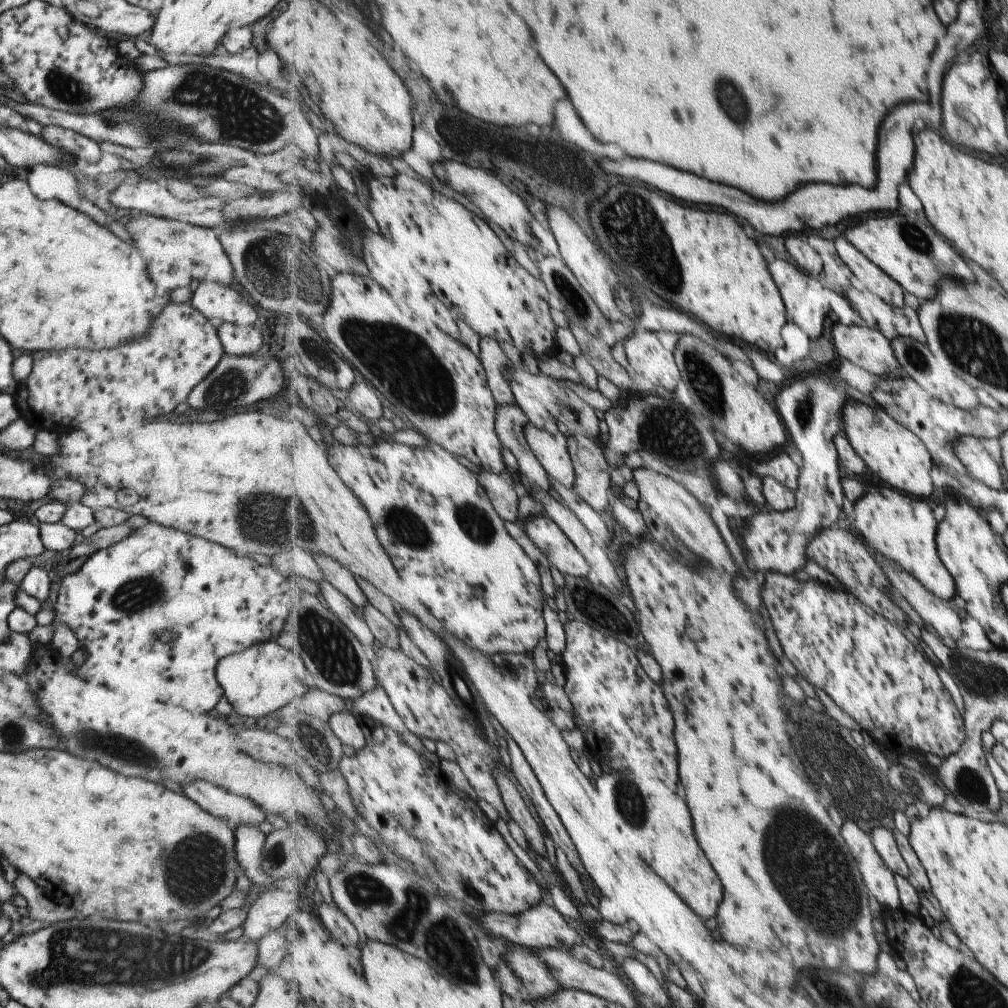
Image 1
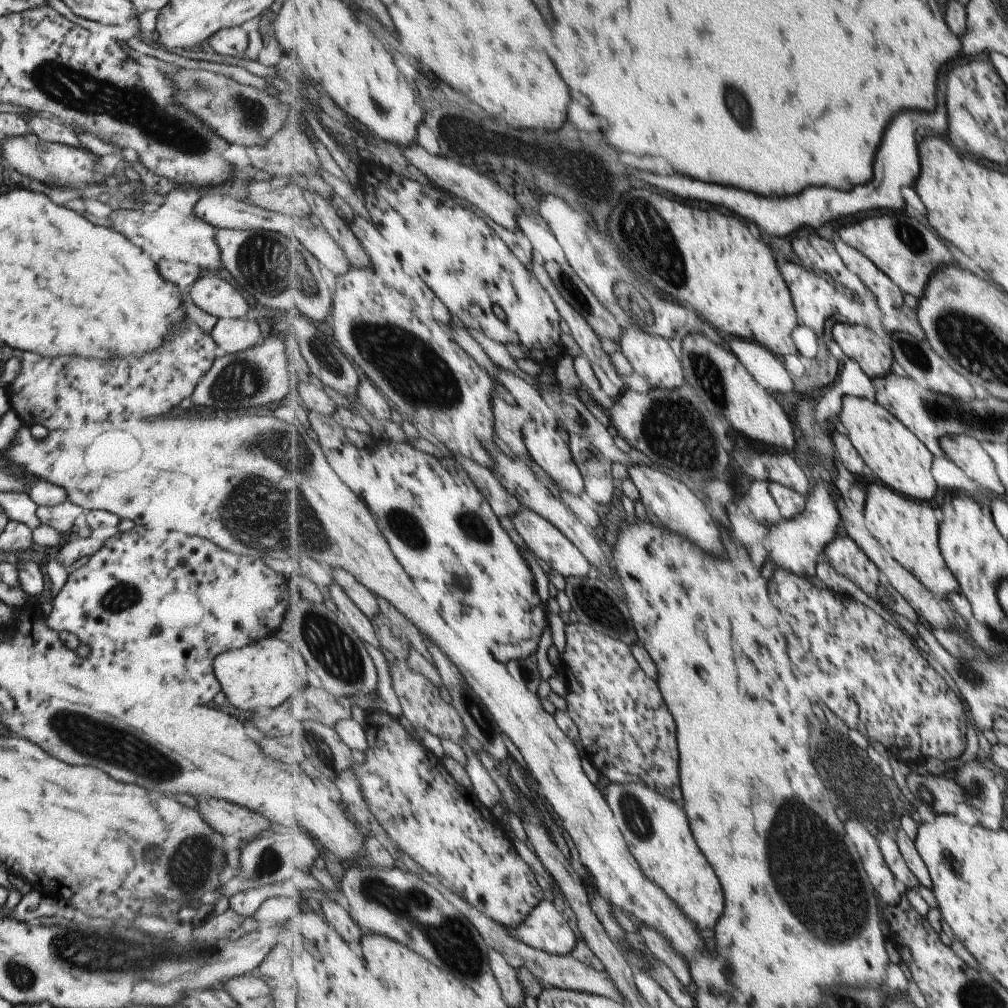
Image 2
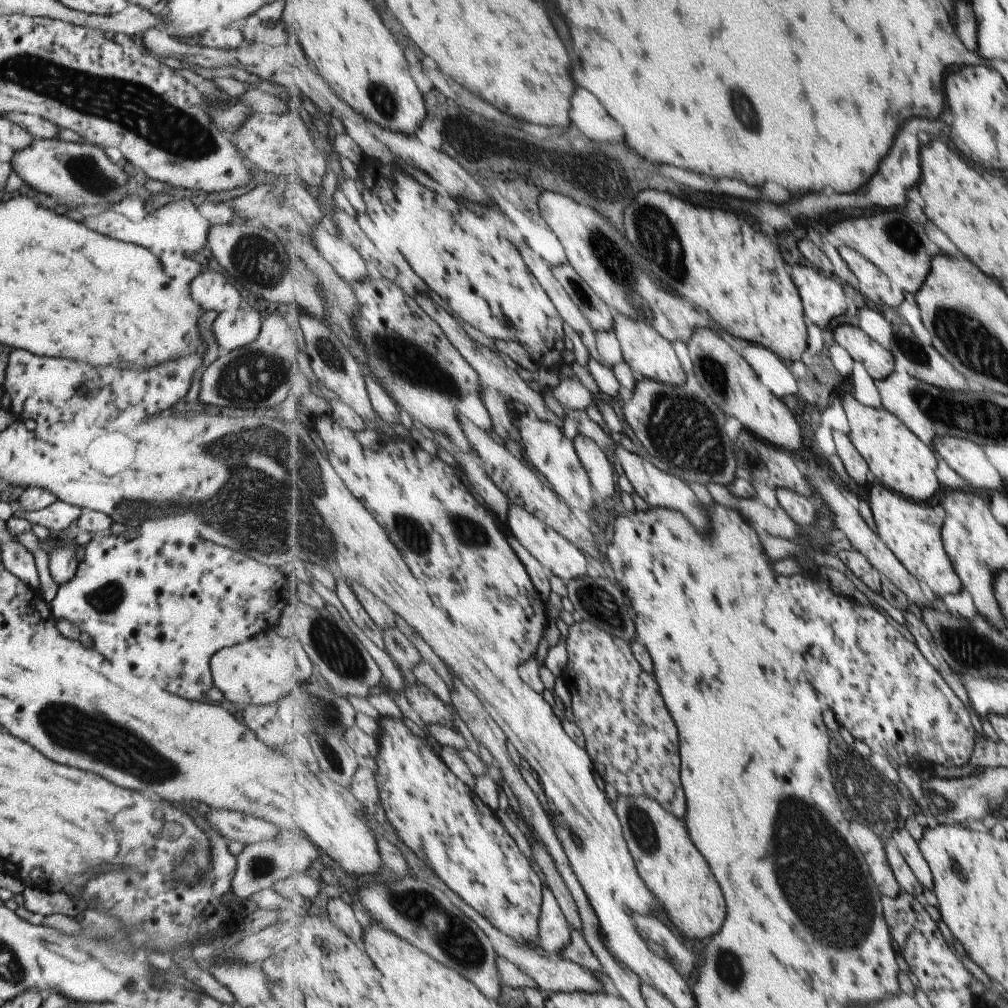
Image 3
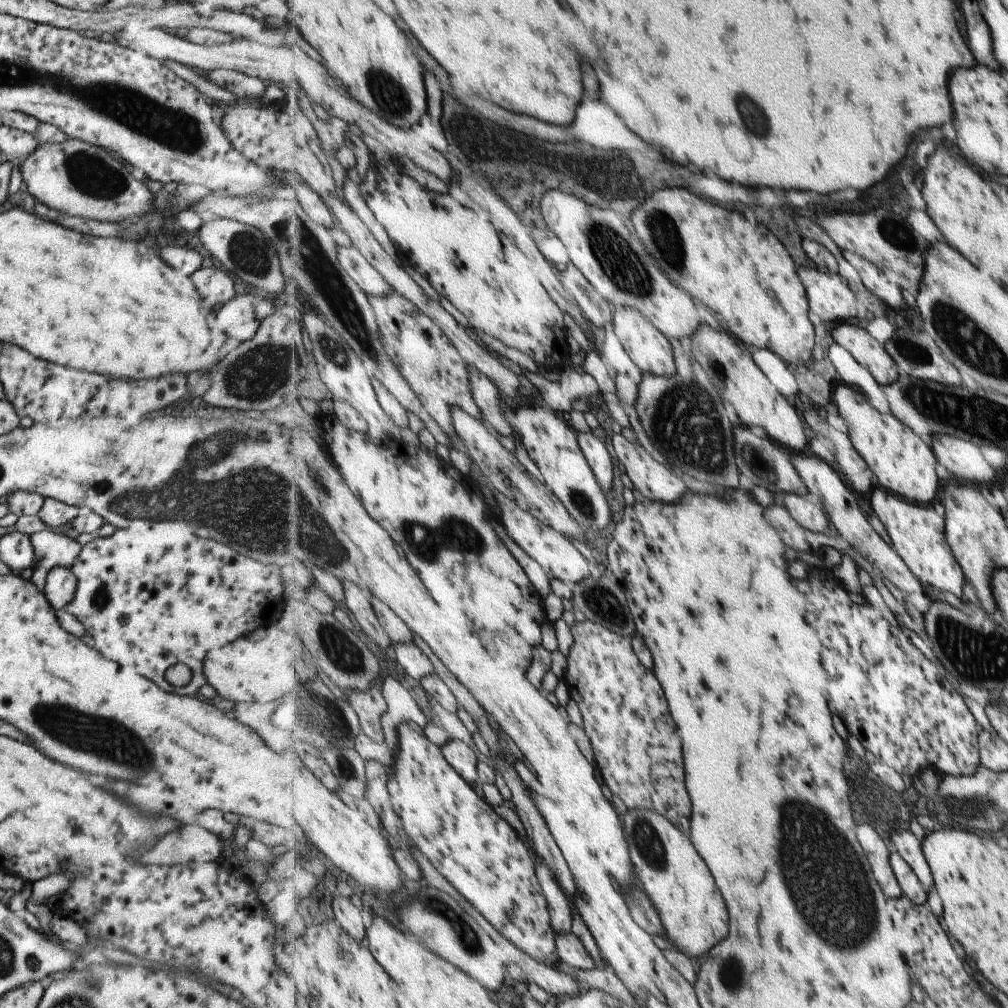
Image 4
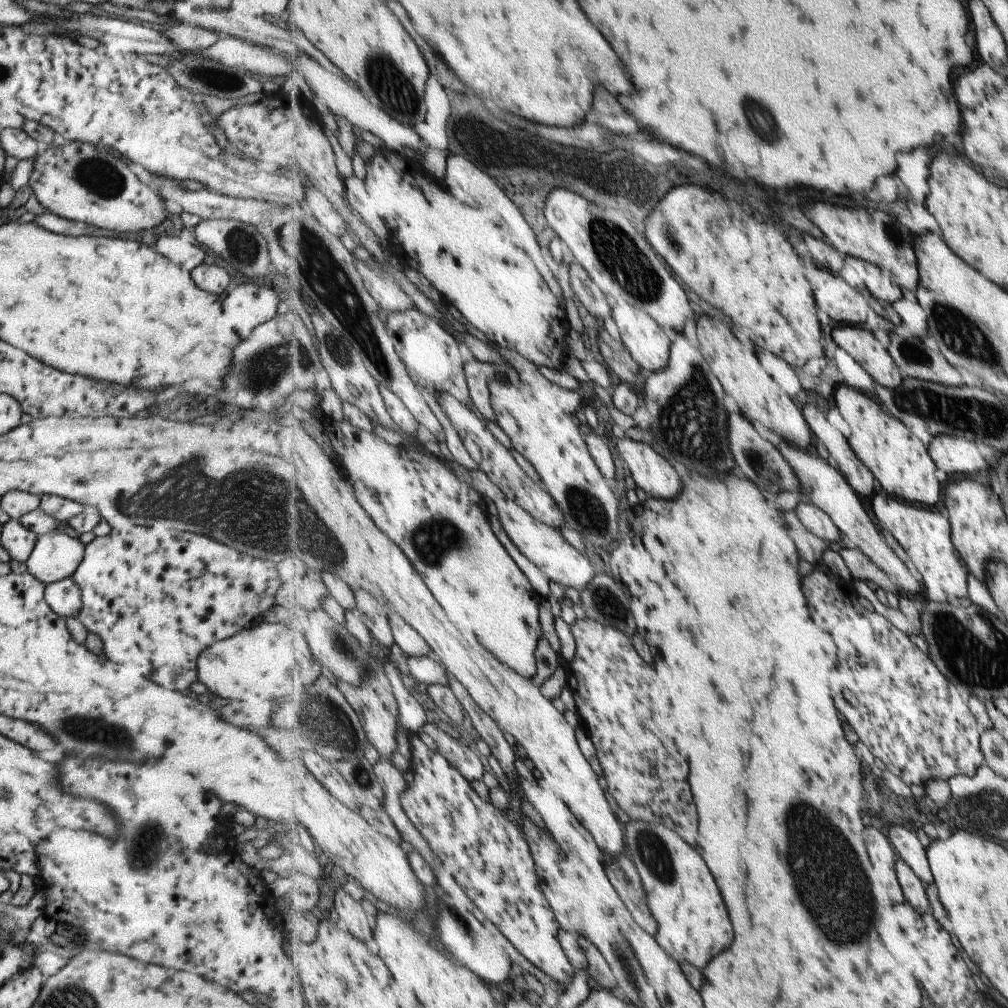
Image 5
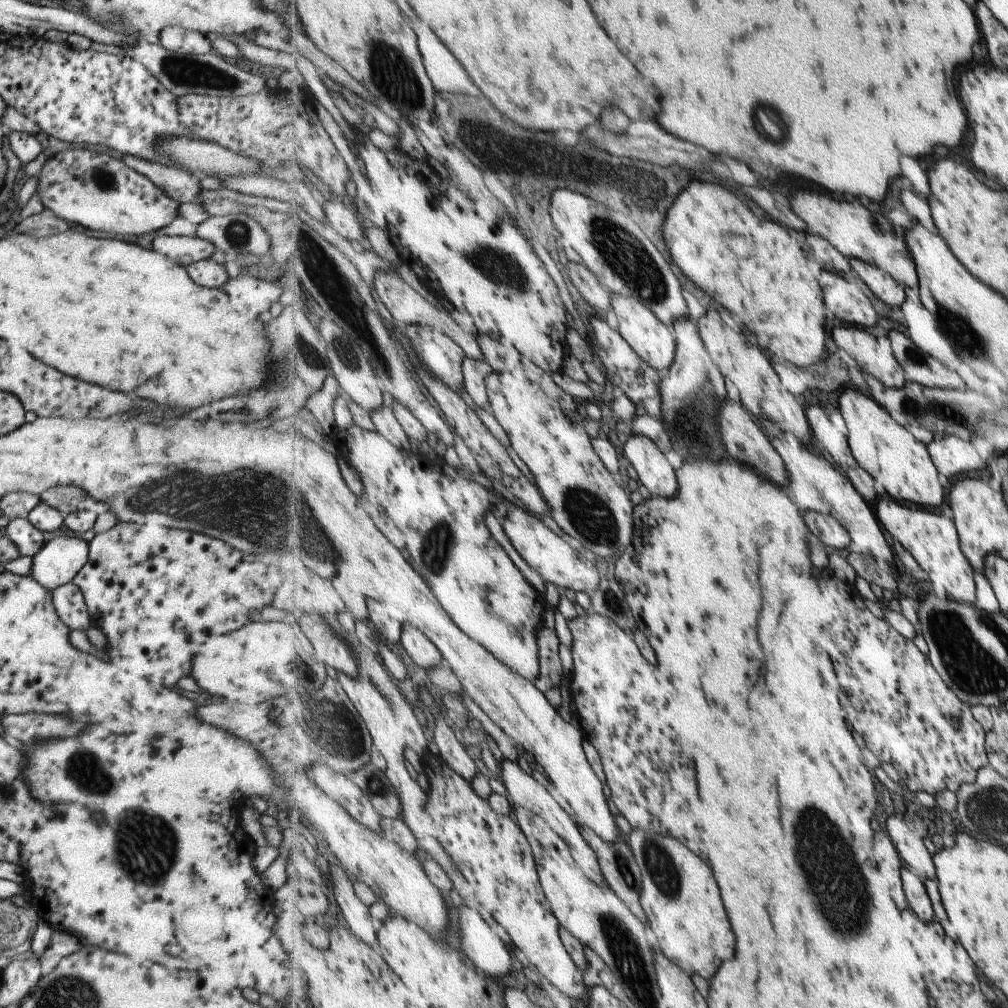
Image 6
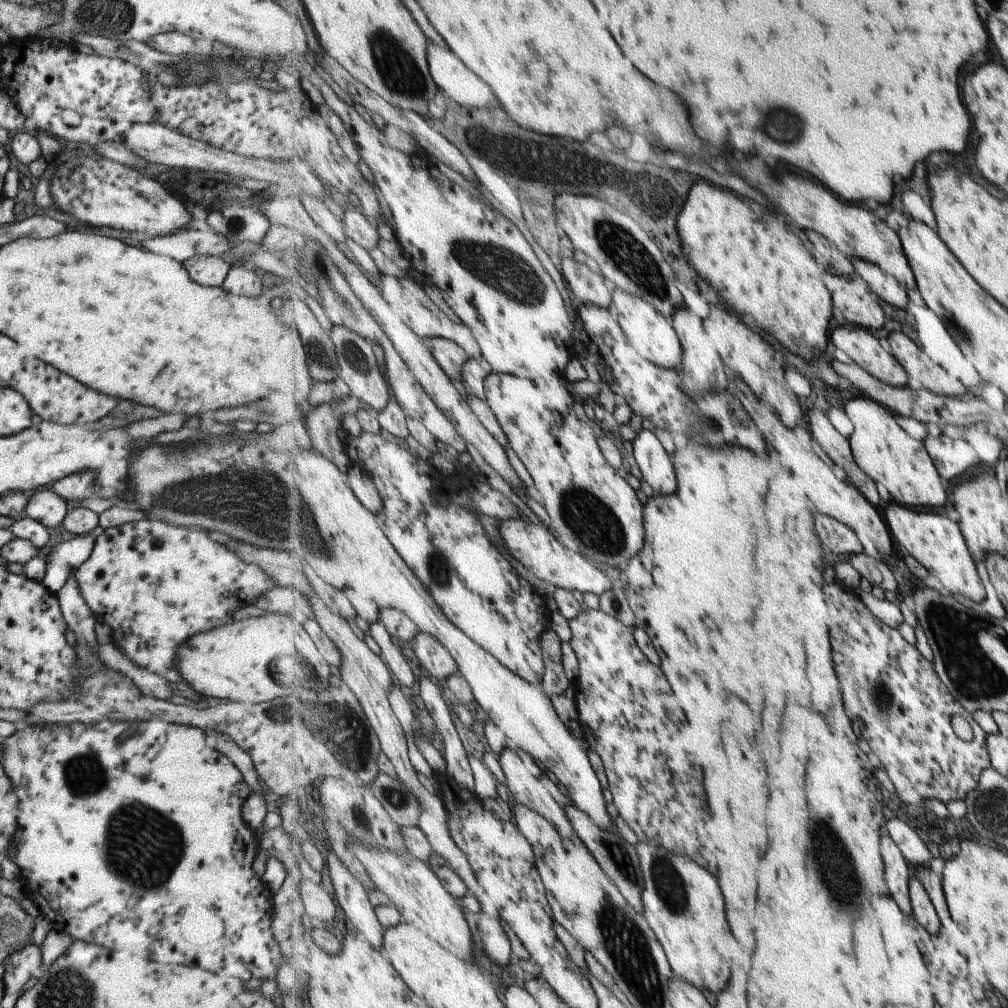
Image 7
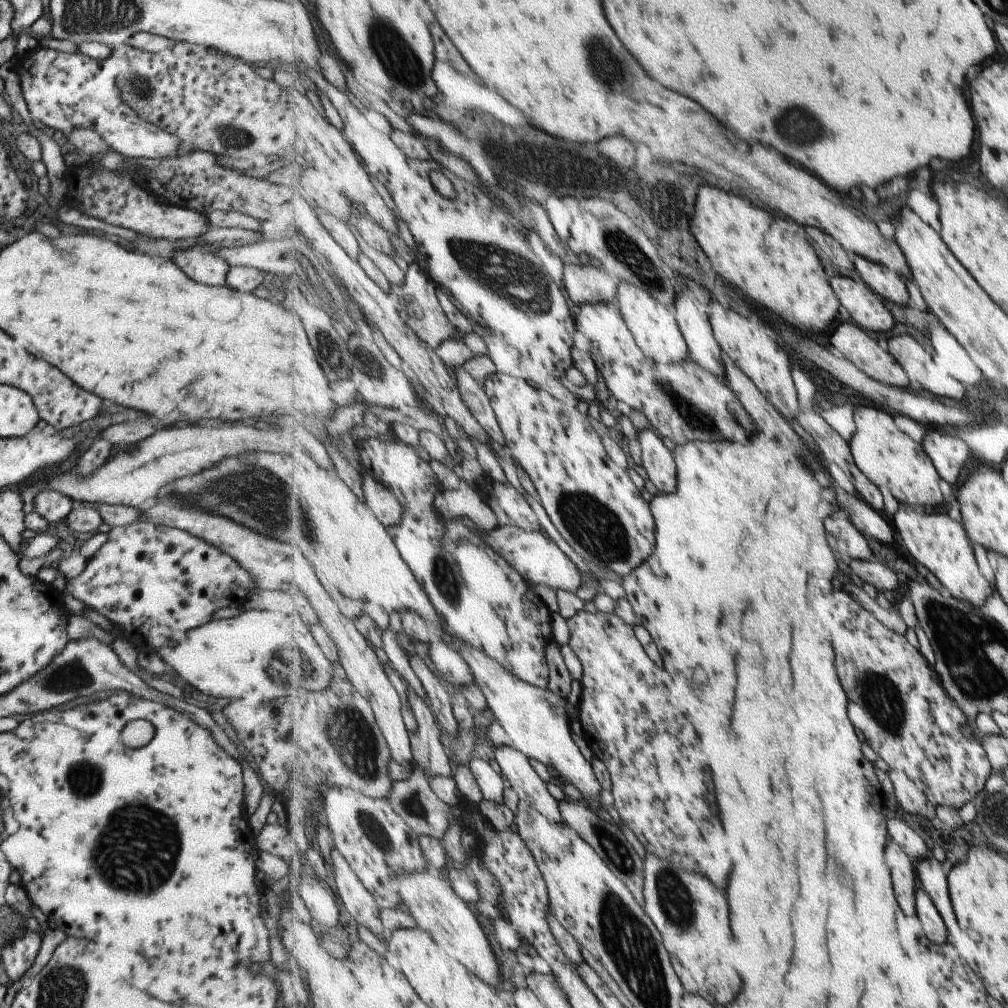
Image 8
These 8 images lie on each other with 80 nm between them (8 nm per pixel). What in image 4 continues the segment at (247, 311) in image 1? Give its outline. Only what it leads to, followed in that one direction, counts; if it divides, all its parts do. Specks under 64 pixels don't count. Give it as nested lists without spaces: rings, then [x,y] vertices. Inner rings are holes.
[[[200,266],[189,277],[196,291],[203,294],[205,301],[213,302],[211,306],[215,308],[222,307],[235,294],[233,277],[219,268]]]

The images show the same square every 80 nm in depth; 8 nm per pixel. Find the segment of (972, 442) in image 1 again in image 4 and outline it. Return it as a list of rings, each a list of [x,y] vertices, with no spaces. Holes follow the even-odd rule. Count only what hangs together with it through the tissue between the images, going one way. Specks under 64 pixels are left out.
[[[934,434],[933,452],[939,466],[953,473],[959,482],[987,484],[993,480],[994,470],[981,455],[979,447],[948,434]]]

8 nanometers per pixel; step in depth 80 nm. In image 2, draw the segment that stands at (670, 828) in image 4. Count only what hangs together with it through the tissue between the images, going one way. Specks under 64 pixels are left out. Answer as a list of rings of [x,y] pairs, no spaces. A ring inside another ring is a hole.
[[[641,780],[633,784],[625,784],[625,786],[609,786],[606,799],[610,807],[613,806],[614,814],[617,812],[617,824],[621,824],[621,832],[625,832],[631,852],[633,856],[636,856],[646,876],[664,889],[667,896],[670,896],[685,911],[699,930],[715,928],[725,910],[723,886],[715,870],[711,868],[709,860],[705,858],[705,854],[699,852],[701,848],[697,846],[693,838],[685,810],[679,804],[667,800],[665,792],[657,792],[657,788],[649,788],[649,784],[641,784]]]

